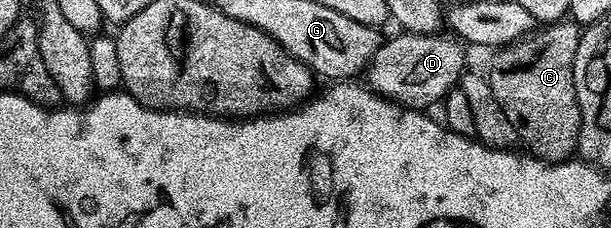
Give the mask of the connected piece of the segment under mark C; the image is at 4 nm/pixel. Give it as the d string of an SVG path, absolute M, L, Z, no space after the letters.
M571 20L549 22L519 42L497 49L493 53L496 55L492 58L492 67L486 70L490 88L494 88L494 96L517 129L519 141L528 145L535 157L553 164L571 159L580 145L580 105L574 88L574 56L578 52L581 33L581 27Z

